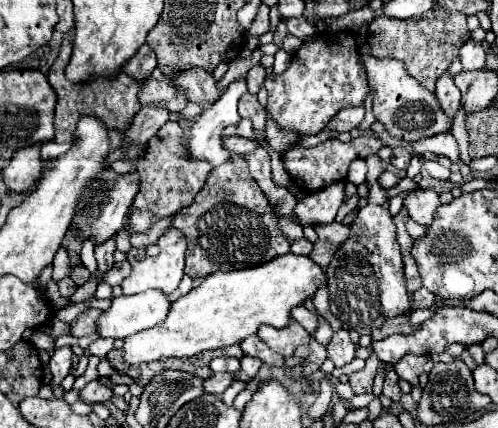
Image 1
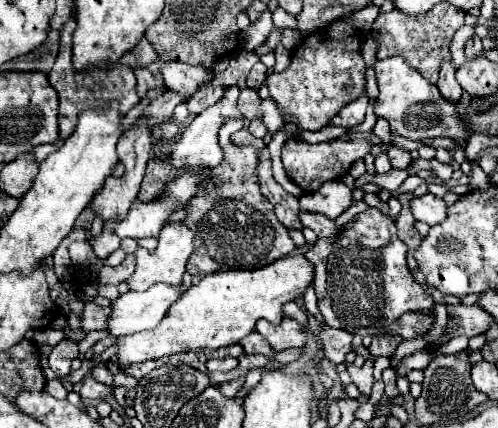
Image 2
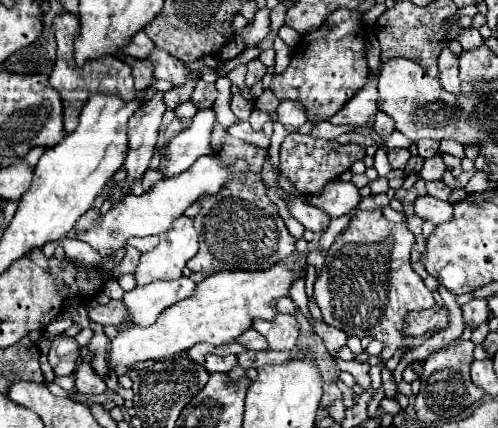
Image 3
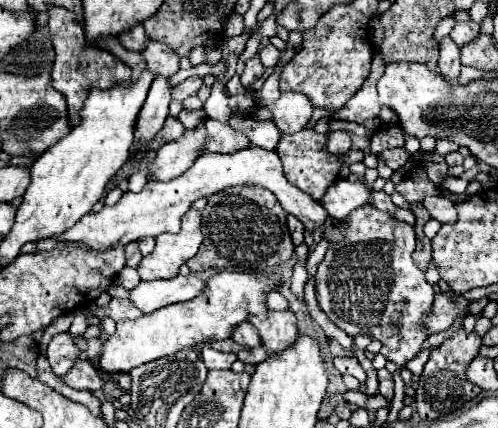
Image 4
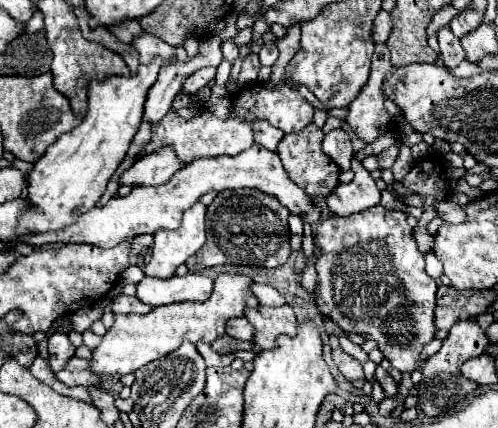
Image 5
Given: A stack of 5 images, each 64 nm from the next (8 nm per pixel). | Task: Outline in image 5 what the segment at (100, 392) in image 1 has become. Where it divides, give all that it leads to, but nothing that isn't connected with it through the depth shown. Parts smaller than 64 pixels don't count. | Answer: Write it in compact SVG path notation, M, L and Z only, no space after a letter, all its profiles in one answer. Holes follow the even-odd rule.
M72 358L68 366L56 374L56 378L66 386L98 386L100 382L100 376L96 376L92 368L88 368L88 360L82 358Z

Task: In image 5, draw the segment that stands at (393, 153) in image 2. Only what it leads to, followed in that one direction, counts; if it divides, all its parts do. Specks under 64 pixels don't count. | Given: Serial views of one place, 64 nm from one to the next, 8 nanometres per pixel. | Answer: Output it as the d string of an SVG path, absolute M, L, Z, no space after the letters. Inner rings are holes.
M392 146L388 150L384 150L380 156L378 156L378 162L380 162L380 168L392 168L394 160L398 158L400 154L400 146Z

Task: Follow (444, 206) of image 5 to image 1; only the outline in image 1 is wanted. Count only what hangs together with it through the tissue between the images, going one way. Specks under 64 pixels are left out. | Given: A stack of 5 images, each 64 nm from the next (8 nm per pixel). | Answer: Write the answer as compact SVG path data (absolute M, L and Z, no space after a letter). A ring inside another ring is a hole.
M418 188L404 196L404 208L408 210L408 216L422 226L428 226L434 220L434 214L440 208L440 204L442 202L434 190Z

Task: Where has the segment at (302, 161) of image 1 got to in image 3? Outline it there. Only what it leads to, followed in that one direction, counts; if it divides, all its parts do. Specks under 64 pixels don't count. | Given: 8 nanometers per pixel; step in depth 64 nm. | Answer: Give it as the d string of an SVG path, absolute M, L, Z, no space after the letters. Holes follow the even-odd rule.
M288 134L280 148L280 168L282 174L304 194L318 194L326 182L336 180L342 172L346 172L356 160L366 156L364 144L340 144L336 140L314 140L308 134Z

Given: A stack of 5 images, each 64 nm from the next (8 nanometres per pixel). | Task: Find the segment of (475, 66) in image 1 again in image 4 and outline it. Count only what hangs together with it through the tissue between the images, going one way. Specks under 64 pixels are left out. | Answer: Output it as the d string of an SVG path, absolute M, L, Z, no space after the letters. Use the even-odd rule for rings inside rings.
M468 20L468 22L456 22L450 38L462 48L464 44L470 44L472 40L476 40L478 34L480 34L480 26L474 20Z

